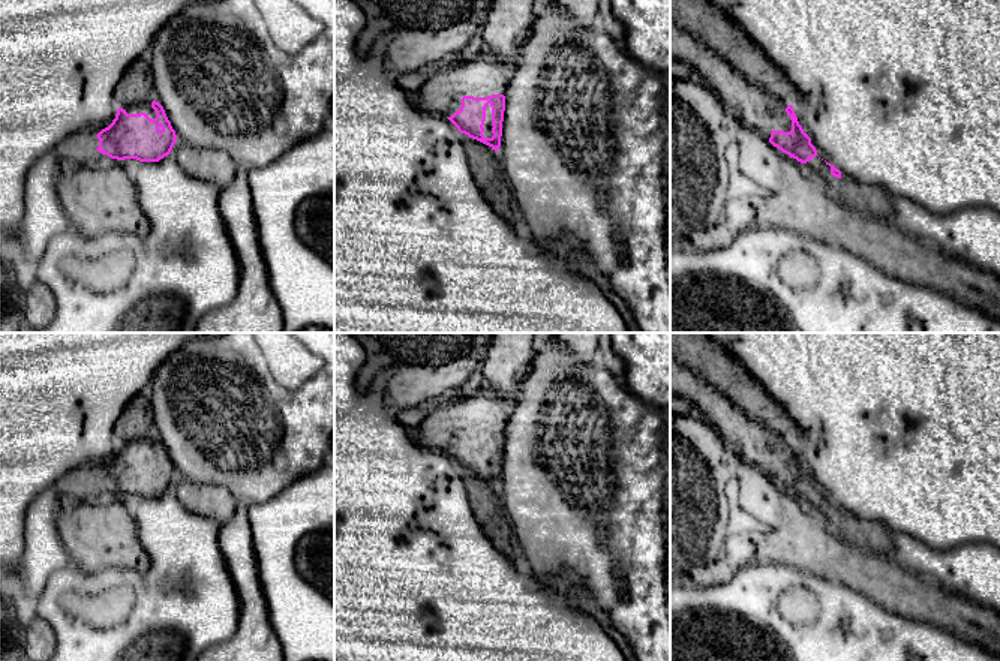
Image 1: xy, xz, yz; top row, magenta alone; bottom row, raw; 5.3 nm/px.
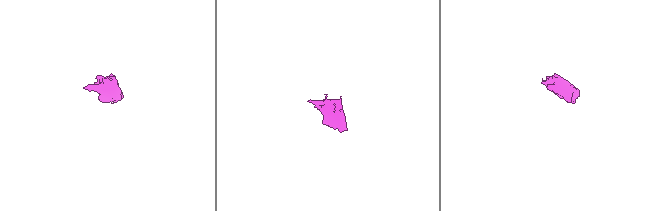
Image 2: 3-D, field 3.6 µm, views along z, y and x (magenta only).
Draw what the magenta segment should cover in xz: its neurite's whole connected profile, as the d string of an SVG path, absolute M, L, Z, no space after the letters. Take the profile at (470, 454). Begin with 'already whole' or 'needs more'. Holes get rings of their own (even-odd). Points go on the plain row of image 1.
needs more | M487 387L469 396L448 397L412 433L414 441L424 448L447 453L460 469L477 475L492 486L501 483L502 457L505 447L505 426L510 403Z

